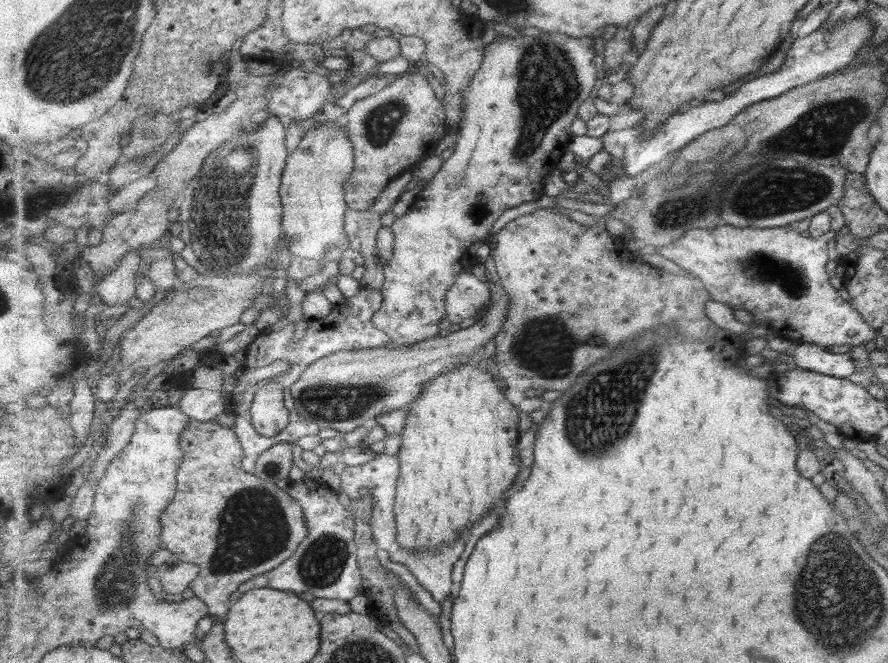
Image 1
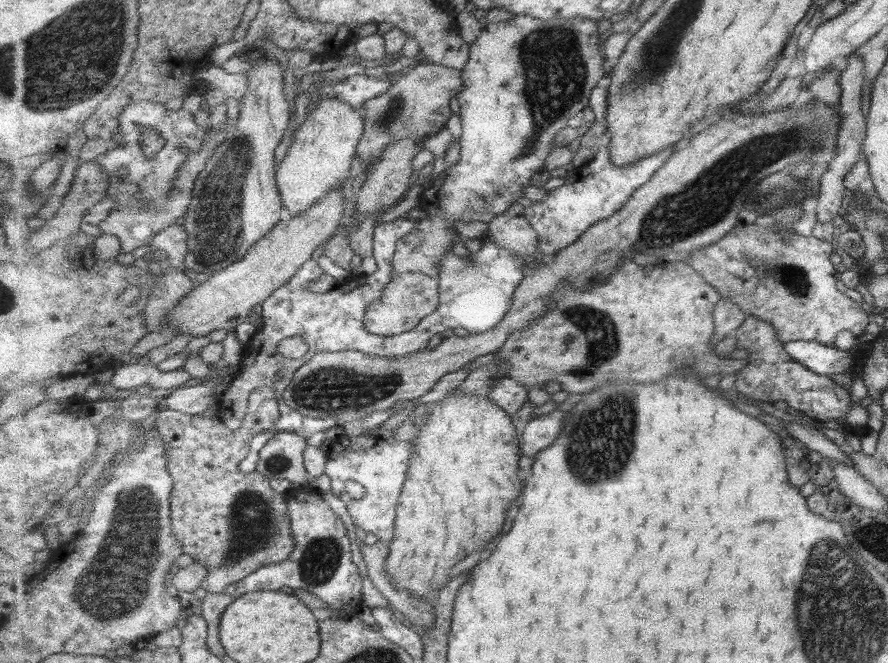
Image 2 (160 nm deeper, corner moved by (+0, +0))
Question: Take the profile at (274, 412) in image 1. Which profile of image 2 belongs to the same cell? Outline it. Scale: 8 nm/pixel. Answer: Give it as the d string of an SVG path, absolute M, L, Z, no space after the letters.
M261 385L257 387L250 398L248 399L248 414L244 418L244 423L241 425L239 430L234 431L229 428L228 425L218 419L218 417L204 417L203 415L190 415L189 413L179 412L173 409L166 409L165 411L159 411L158 416L155 420L155 425L158 431L165 441L165 449L167 449L167 457L169 457L169 472L172 473L174 478L174 489L172 494L172 529L177 537L177 540L182 544L184 553L188 554L197 563L204 564L207 567L208 575L202 582L201 588L205 590L206 595L208 594L223 594L225 588L229 584L237 584L242 579L247 578L250 574L253 574L259 568L264 567L268 564L278 563L282 560L287 560L289 555L295 550L296 544L291 528L291 517L289 516L288 510L288 499L287 495L276 492L269 486L269 477L261 474L259 471L243 472L240 469L240 462L245 460L245 457L251 451L251 440L260 435L261 432L270 433L276 427L281 416L279 403L278 403L278 392L272 387L267 385Z

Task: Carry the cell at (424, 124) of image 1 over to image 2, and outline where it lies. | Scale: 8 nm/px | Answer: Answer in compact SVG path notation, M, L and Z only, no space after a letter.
M427 62L424 65L413 64L403 73L395 85L391 85L385 94L368 100L361 108L364 118L364 135L356 150L360 159L367 158L364 175L368 175L369 165L380 159L380 154L396 140L405 137L426 140L445 127L451 118L451 98L464 90L463 73L456 68Z

